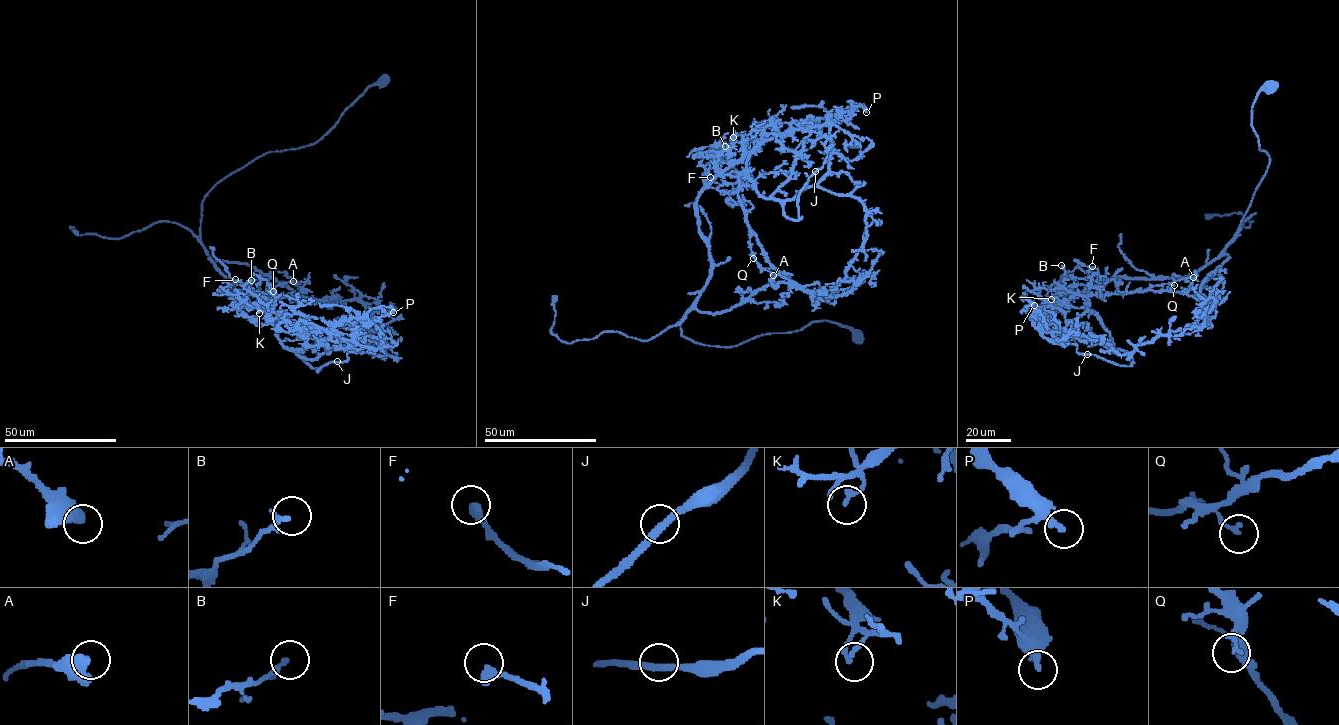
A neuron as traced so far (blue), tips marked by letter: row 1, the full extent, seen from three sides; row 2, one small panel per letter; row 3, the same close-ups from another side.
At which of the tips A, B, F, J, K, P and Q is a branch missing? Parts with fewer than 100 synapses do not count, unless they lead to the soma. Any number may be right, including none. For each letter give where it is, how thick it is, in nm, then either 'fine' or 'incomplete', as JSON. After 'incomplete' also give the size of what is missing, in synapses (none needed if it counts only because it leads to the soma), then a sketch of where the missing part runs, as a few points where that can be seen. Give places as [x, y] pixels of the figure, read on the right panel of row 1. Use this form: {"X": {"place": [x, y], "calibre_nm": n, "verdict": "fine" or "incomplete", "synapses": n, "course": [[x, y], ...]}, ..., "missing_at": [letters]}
{"A": {"place": [1193, 277], "calibre_nm": 460, "verdict": "fine"}, "B": {"place": [1061, 265], "calibre_nm": 200, "verdict": "fine"}, "F": {"place": [1092, 266], "calibre_nm": 320, "verdict": "fine"}, "J": {"place": [1087, 354], "calibre_nm": 240, "verdict": "fine"}, "K": {"place": [1051, 299], "calibre_nm": 190, "verdict": "fine"}, "P": {"place": [1034, 305], "calibre_nm": 320, "verdict": "fine"}, "Q": {"place": [1174, 285], "calibre_nm": 190, "verdict": "fine"}, "missing_at": []}

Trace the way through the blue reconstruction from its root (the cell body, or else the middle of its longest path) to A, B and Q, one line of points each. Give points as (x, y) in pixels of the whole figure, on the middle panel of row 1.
A: (855, 336), (826, 320), (732, 346), (681, 335), (691, 309), (776, 285), (752, 232), (773, 275)
B: (855, 336), (826, 320), (732, 346), (681, 335), (710, 274), (696, 198), (750, 157), (739, 135), (725, 146)
Q: (855, 336), (826, 320), (732, 346), (682, 335), (691, 309), (726, 311), (776, 285), (752, 232), (753, 258)

